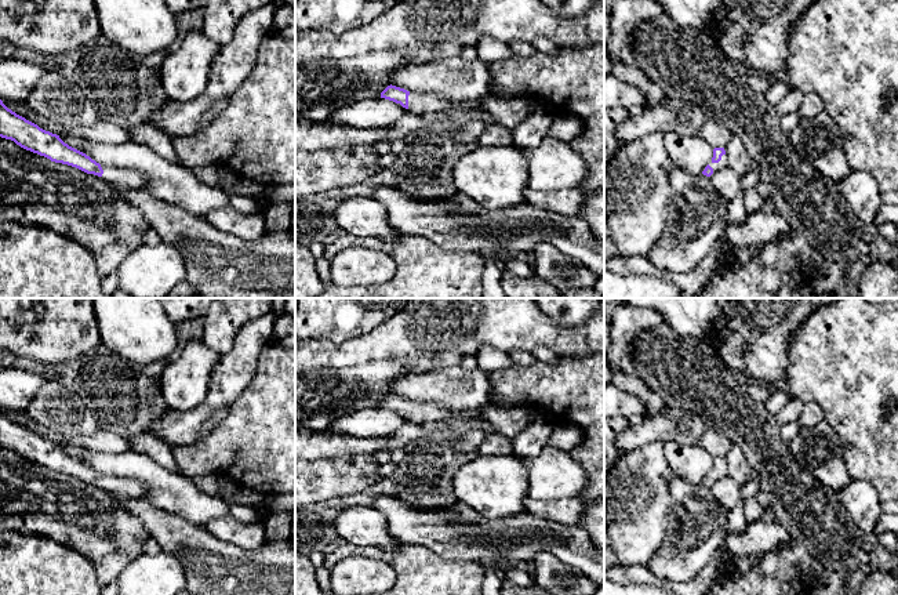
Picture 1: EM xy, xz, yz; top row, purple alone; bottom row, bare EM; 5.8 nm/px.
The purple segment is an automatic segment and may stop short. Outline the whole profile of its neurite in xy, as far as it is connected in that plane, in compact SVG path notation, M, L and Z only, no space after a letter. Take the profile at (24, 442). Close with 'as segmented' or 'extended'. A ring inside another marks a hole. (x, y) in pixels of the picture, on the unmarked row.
M0 409L0 446L14 450L21 457L44 465L55 472L76 476L87 483L103 486L105 489L127 494L130 497L142 497L143 485L121 476L99 474L86 462L65 453L59 445L40 438L37 433L26 429L8 418Z | extended

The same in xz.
M388 395L382 402L381 407L400 413L403 417L408 418L411 422L417 424L451 424L454 420L473 420L481 418L479 409L476 410L462 410L454 411L447 410L430 403L410 402L404 398L396 395Z | extended

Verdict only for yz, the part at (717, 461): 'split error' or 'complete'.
split error

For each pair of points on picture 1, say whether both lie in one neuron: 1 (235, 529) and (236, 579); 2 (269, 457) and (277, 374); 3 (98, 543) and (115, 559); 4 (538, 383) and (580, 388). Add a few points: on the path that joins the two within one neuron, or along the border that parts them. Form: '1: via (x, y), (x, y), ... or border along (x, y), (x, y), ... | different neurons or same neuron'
1: border along (206, 529), (244, 548), (257, 548), (265, 541) | different neurons
2: via (277, 436), (277, 395) | same neuron
3: border along (131, 558), (122, 551), (113, 551), (95, 565) | different neurons
4: via (548, 387), (570, 388) | same neuron

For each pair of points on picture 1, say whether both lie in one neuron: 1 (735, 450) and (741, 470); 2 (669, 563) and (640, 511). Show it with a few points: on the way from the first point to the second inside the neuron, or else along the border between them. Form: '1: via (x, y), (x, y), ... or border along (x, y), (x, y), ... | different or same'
1: via (735, 454), (737, 465) | same
2: border along (671, 515), (662, 544), (644, 565) | different

